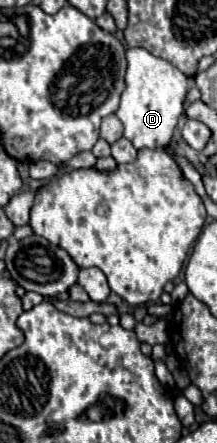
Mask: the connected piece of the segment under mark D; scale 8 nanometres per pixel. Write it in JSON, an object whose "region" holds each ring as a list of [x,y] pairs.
{"region":[[[131,47],[127,49],[127,75],[125,75],[125,91],[121,95],[121,105],[115,115],[123,123],[123,137],[127,137],[135,149],[163,149],[171,143],[173,129],[183,115],[185,91],[189,87],[187,75],[181,73],[175,65],[165,59],[151,55],[147,49]]]}

